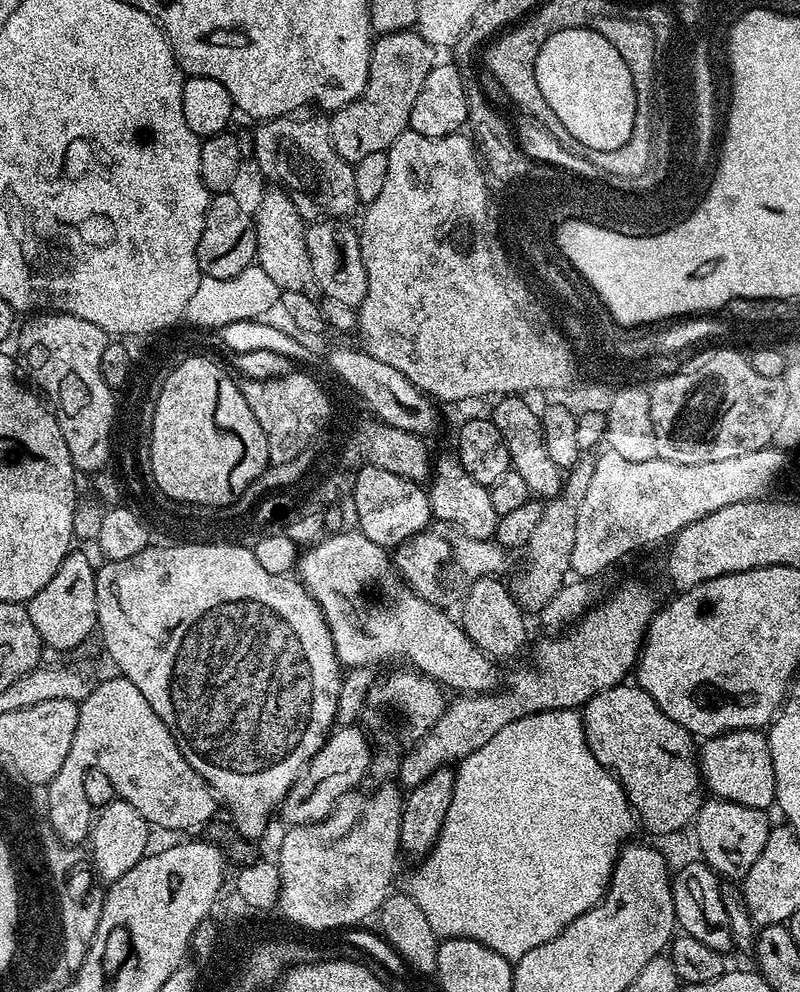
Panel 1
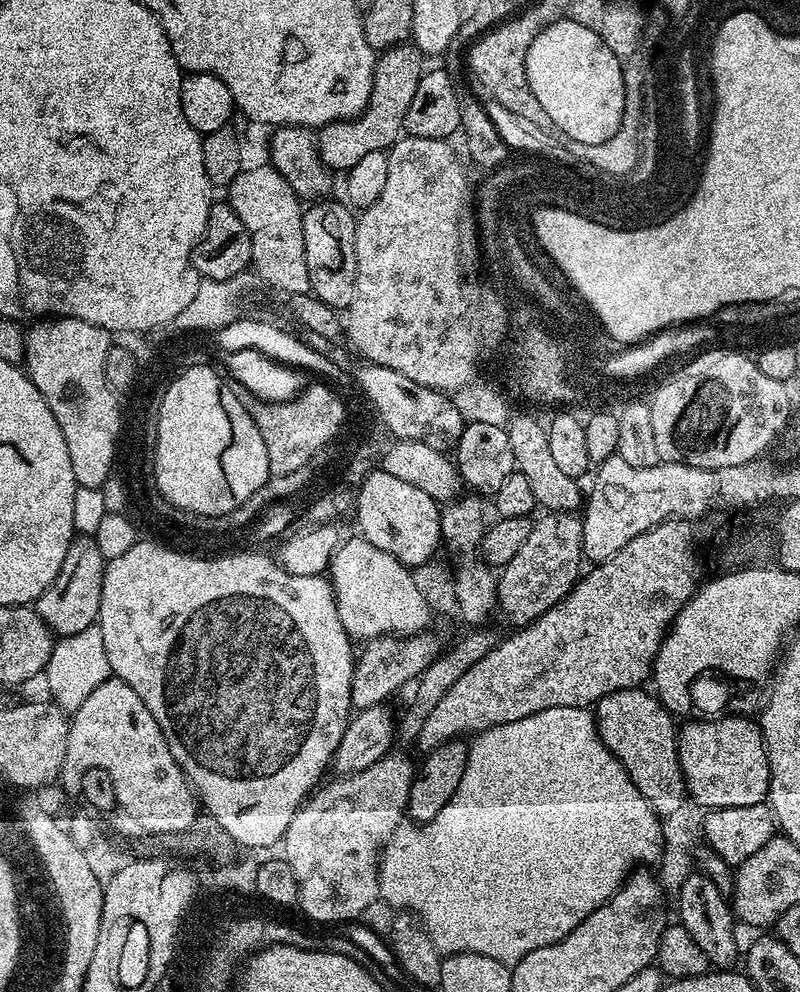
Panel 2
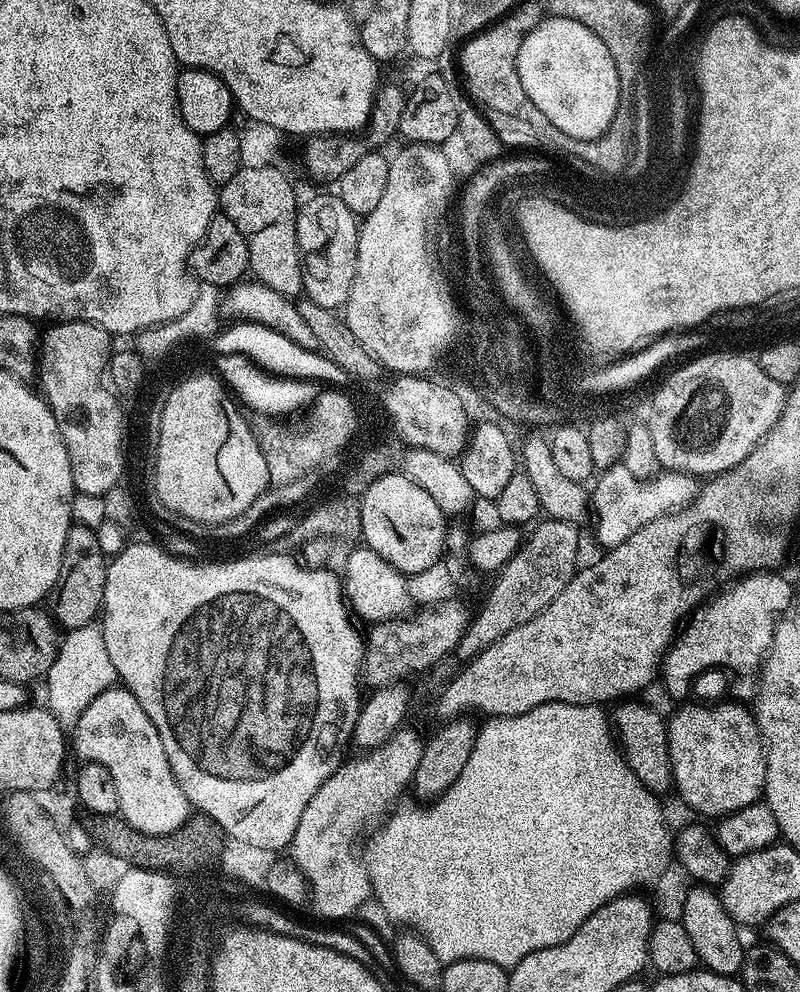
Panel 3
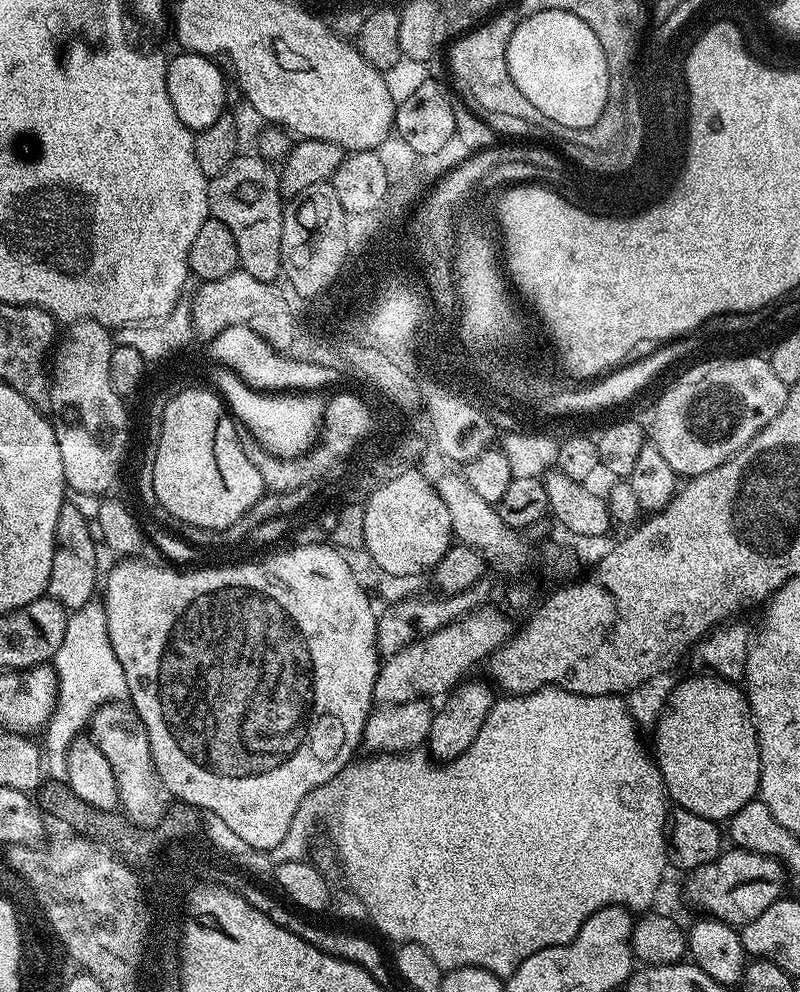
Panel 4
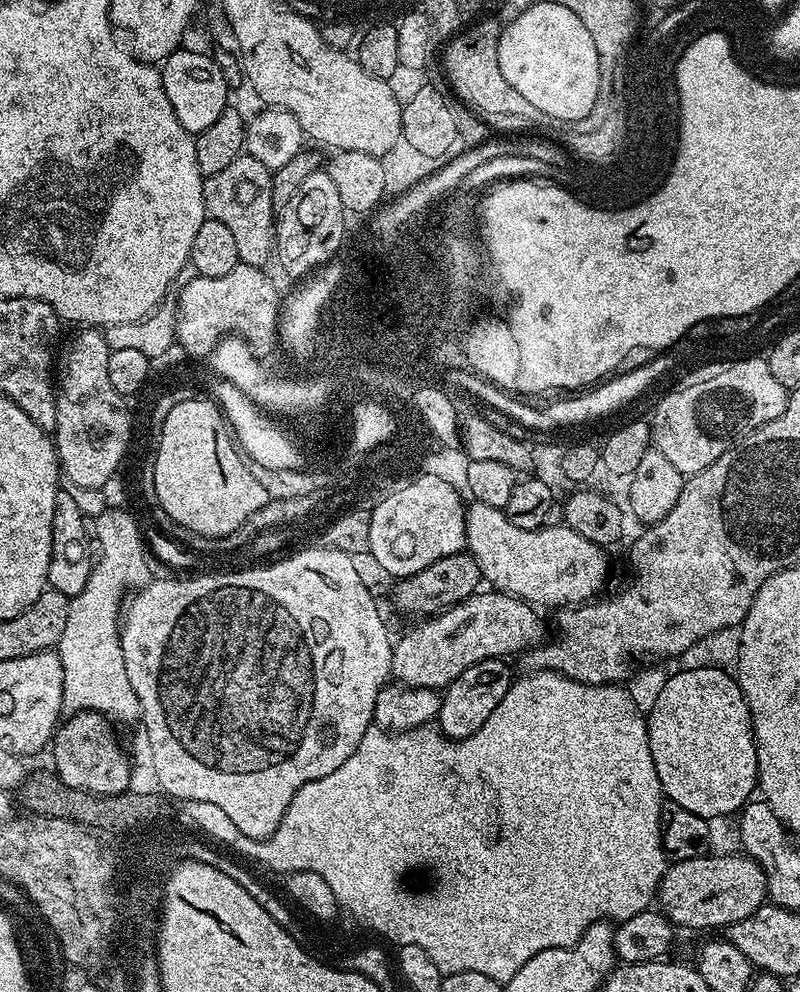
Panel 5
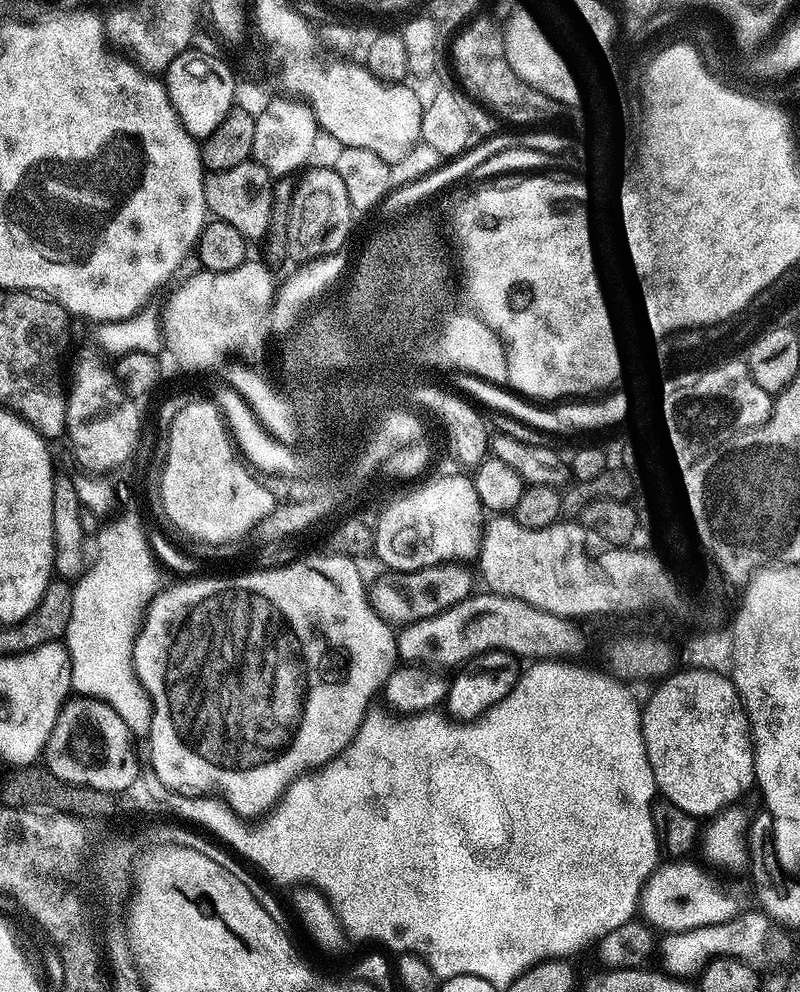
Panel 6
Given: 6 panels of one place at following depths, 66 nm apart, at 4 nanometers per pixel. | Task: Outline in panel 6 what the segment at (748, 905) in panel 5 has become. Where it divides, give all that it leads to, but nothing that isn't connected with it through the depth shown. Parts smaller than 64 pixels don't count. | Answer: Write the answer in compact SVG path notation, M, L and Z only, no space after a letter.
M672 858L667 861L669 864L661 863L648 875L638 903L638 912L643 923L656 930L661 928L661 933L667 934L726 922L737 915L738 907L724 893L723 886L718 881L711 880L699 863L691 864L690 861L688 858Z

